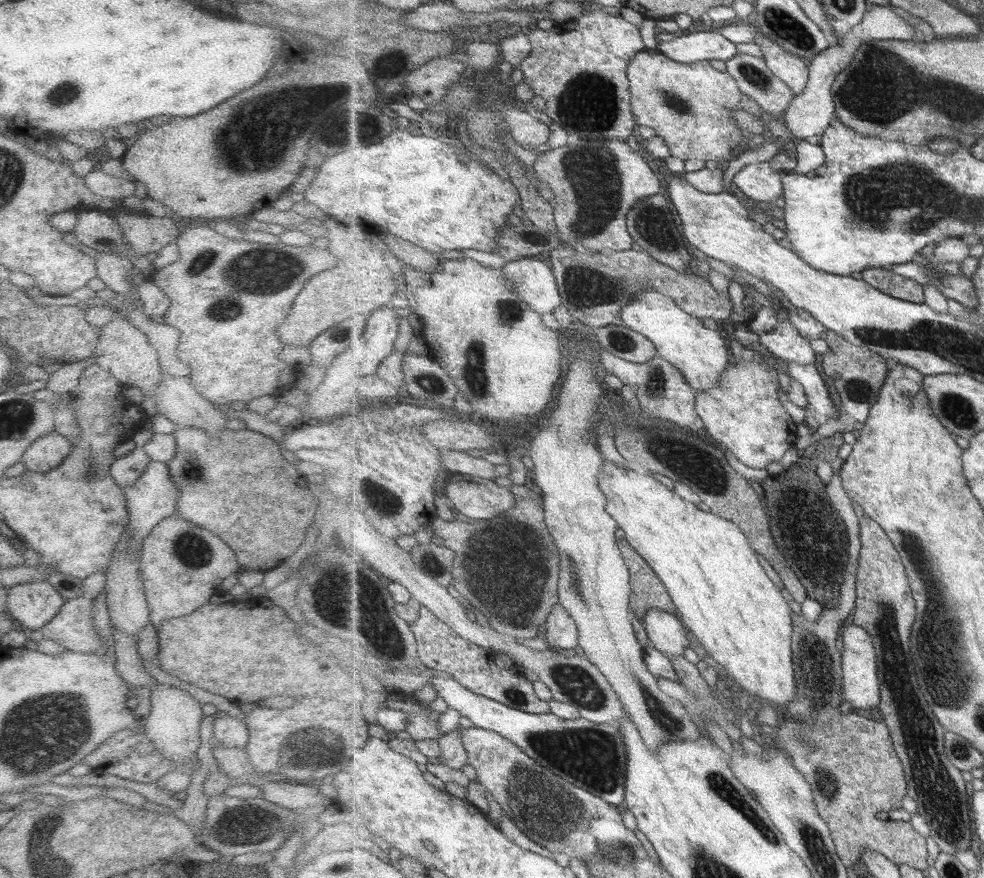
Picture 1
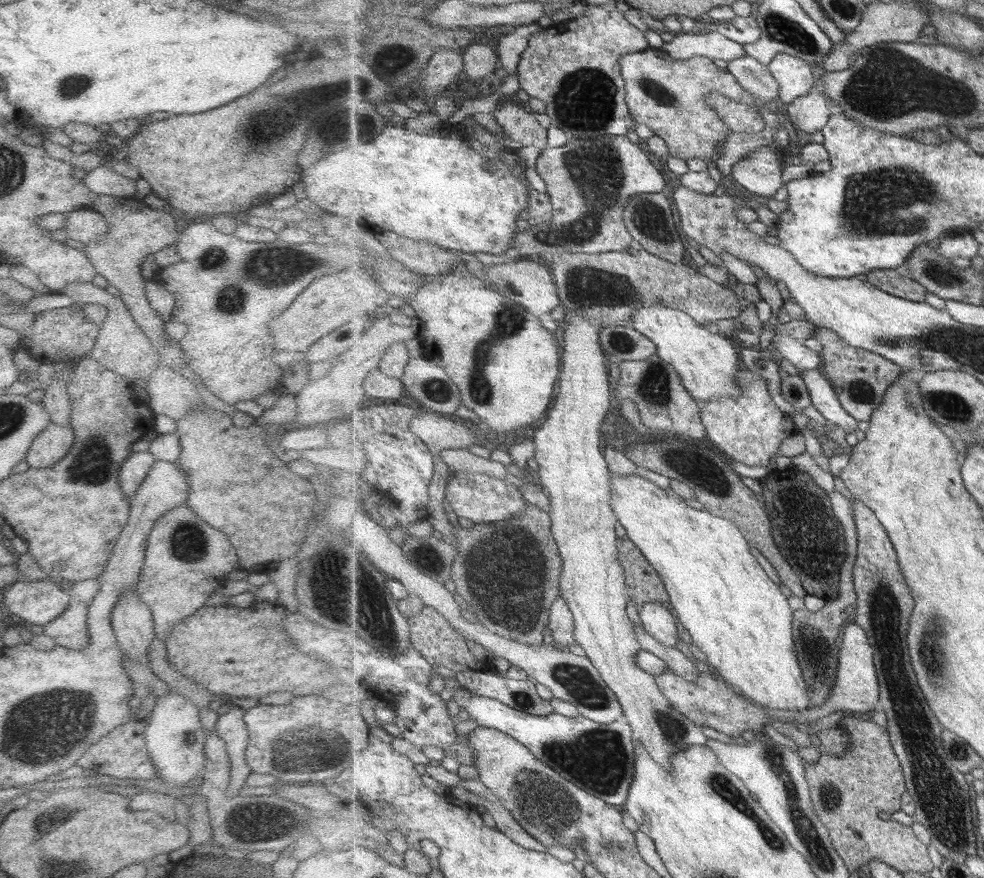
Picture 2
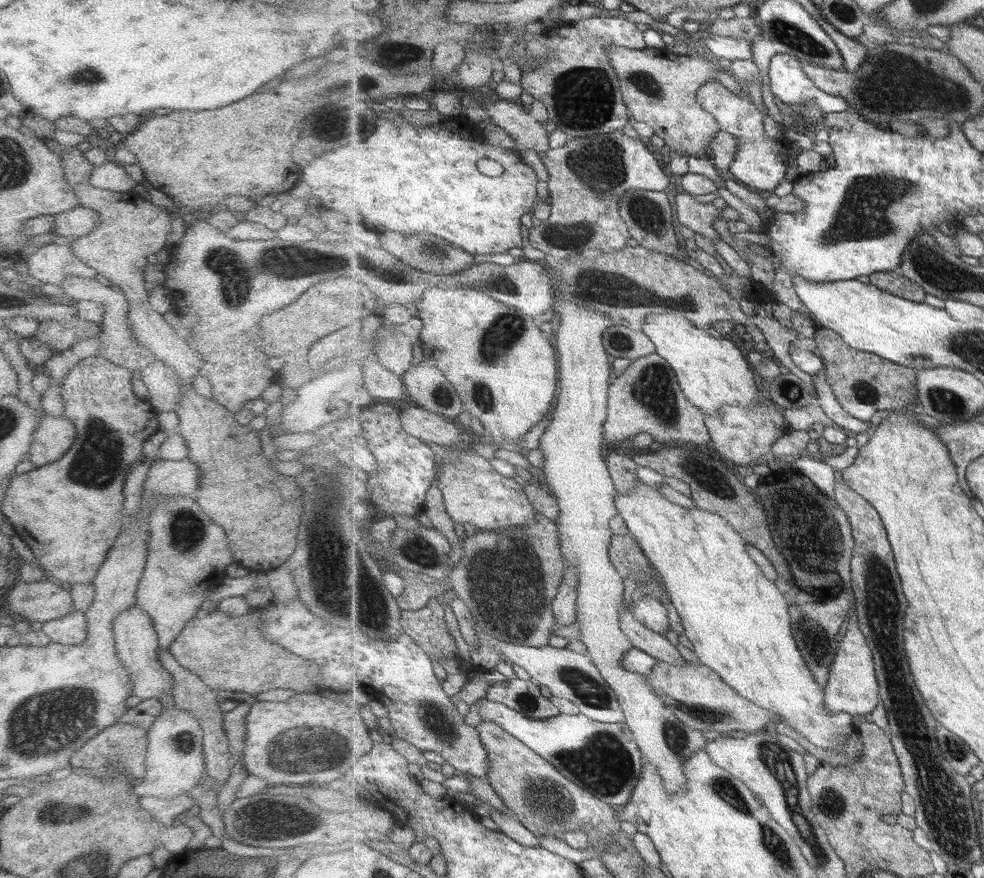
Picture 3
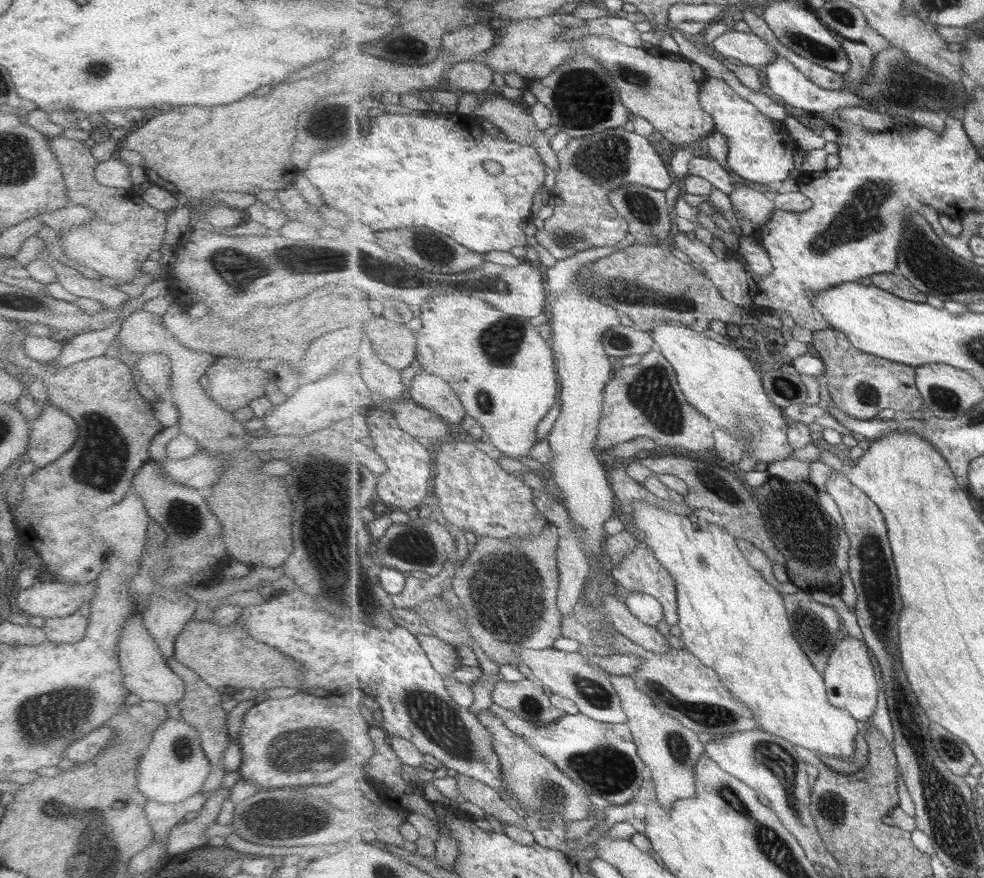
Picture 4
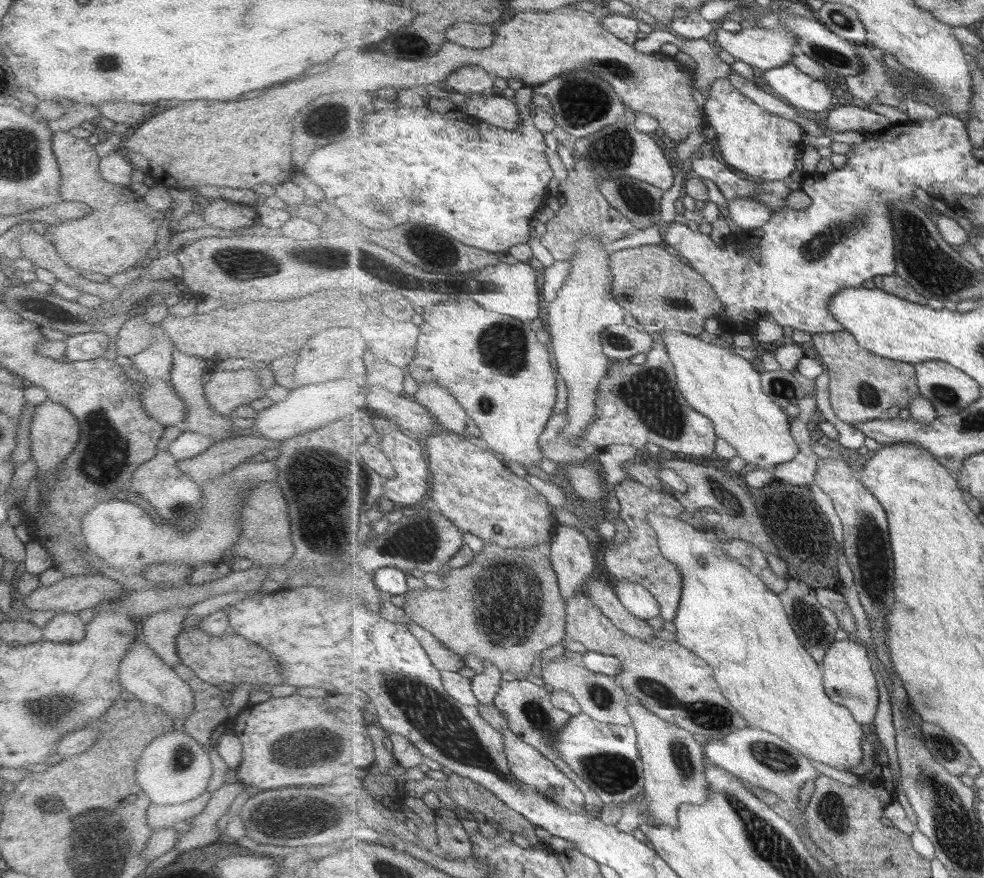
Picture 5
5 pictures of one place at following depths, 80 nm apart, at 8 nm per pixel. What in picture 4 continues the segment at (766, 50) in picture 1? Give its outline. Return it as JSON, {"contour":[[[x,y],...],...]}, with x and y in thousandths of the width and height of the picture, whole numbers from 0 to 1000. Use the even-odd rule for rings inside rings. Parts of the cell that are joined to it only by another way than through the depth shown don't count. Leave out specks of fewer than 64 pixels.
{"contour":[[[791,64],[785,72],[778,76],[778,91],[784,104],[795,112],[799,120],[813,123],[822,129],[828,129],[840,133],[842,129],[848,130],[854,123],[859,121],[873,121],[880,125],[889,126],[884,123],[884,118],[868,106],[862,104],[845,104],[826,96],[814,80],[810,80],[805,69],[795,64]]]}

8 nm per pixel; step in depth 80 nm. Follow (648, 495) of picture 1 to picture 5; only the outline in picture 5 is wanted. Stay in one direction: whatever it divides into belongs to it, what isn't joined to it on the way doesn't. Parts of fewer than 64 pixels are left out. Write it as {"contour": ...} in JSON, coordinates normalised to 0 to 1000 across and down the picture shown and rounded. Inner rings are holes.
{"contour":[[[667,583],[659,585],[659,593],[668,607],[674,633],[694,655],[693,680],[685,707],[688,731],[710,745],[721,754],[721,759],[729,761],[729,777],[741,800],[760,822],[760,827],[789,836],[820,863],[849,876],[862,877],[862,872],[875,870],[879,863],[879,855],[875,852],[875,843],[878,841],[875,825],[861,805],[842,796],[833,756],[810,724],[793,678],[786,674],[773,657],[740,632],[735,623],[732,624],[732,614],[739,616],[737,605],[733,605],[732,600],[708,604],[696,595],[694,589],[684,590]]]}

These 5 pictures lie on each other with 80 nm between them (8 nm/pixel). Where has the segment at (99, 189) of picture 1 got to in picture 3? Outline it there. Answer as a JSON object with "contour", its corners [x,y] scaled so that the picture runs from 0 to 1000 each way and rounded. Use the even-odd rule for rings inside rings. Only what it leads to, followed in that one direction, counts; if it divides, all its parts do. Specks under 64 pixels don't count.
{"contour":[[[107,183],[95,190],[89,206],[95,214],[103,214],[103,216],[112,216],[113,219],[131,219],[138,208],[127,197],[124,188],[115,183]]]}

